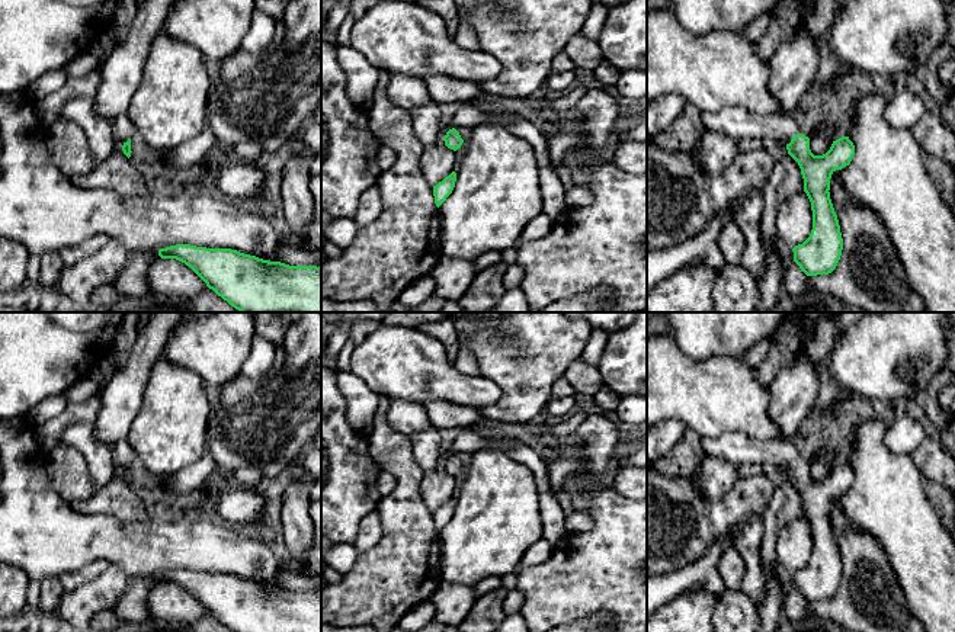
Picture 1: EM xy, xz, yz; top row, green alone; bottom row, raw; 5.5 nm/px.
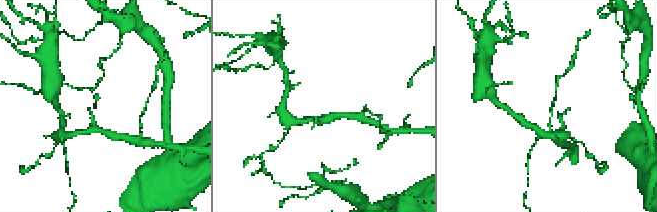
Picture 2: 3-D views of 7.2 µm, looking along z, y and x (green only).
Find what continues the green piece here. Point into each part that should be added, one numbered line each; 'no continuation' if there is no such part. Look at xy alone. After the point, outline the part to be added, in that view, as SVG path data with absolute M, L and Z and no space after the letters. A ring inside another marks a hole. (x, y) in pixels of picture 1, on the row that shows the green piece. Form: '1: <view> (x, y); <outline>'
1: xy (124, 128); M126 113L115 116L113 134L116 139L121 141L122 144L137 134L134 123L131 122Z

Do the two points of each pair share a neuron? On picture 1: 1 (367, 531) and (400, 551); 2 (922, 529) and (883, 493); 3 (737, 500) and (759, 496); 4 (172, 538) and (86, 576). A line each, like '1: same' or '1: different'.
1: different
2: same
3: same
4: different

